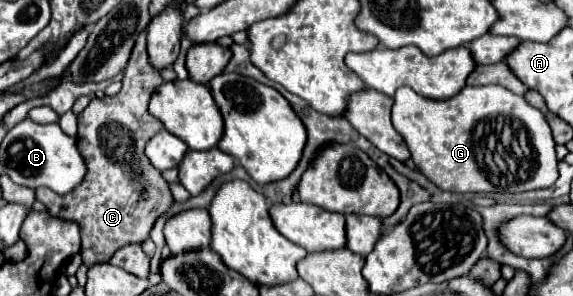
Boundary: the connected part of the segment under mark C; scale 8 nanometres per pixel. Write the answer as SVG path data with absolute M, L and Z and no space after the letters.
M144 29L136 39L130 61L124 69L122 89L116 95L106 95L102 99L94 97L78 115L76 141L88 167L82 185L64 197L44 187L36 189L36 199L42 201L54 217L70 219L80 225L80 255L88 267L92 267L96 261L108 261L124 245L144 243L156 219L174 203L170 185L144 155L146 141L164 129L164 125L148 113L148 101L160 85L160 73L148 65Z

